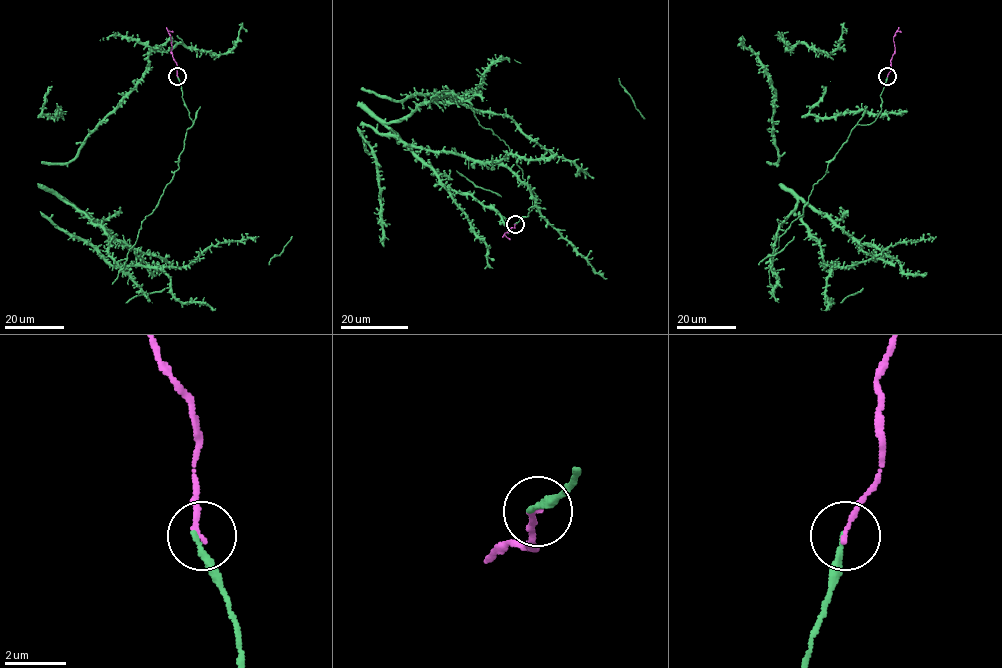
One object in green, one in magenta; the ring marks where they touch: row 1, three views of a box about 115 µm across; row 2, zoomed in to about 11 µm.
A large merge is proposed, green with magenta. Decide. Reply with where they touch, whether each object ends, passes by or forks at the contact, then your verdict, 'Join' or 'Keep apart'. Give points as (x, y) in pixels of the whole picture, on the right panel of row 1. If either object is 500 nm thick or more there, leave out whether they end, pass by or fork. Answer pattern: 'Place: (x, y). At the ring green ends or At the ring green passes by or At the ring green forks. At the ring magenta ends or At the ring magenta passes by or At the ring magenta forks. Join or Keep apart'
Place: (887, 76). At the ring green ends. At the ring magenta ends. Join

